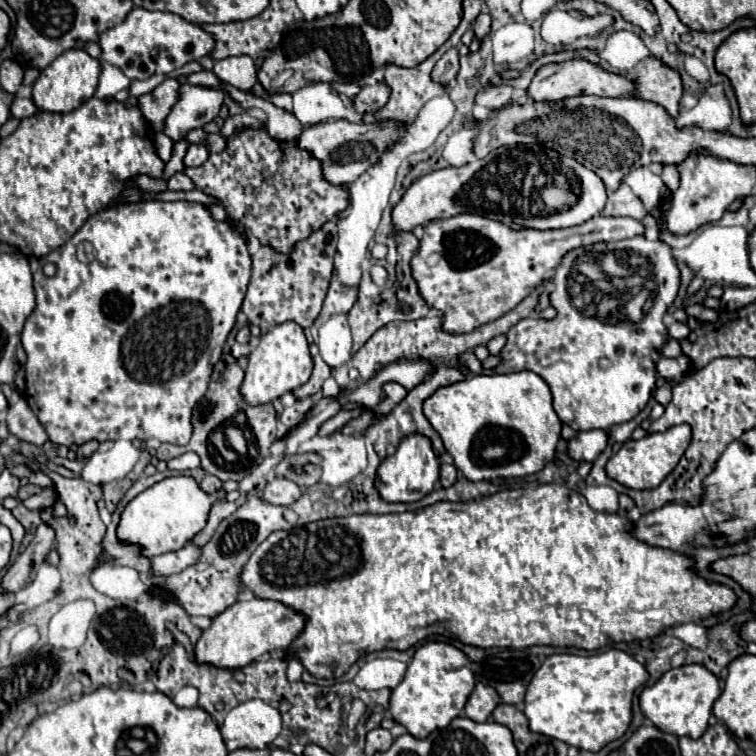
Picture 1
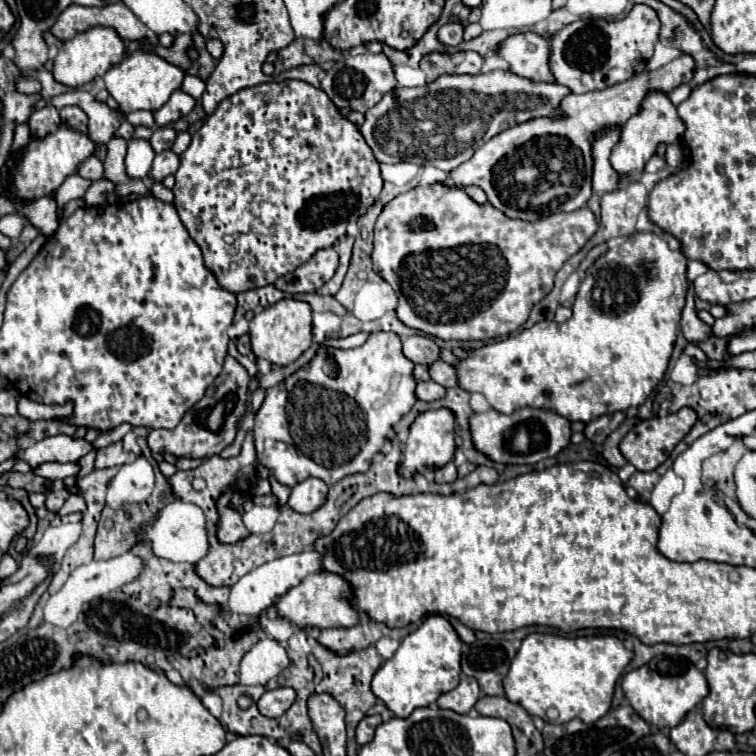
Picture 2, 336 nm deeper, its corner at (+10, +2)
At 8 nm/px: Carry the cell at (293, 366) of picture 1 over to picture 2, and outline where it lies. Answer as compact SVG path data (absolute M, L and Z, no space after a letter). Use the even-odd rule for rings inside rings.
M281 299L269 307L265 307L261 313L257 313L249 321L249 335L251 335L251 347L257 359L267 359L275 365L289 365L293 363L303 351L311 347L313 333L311 333L311 305L299 299Z

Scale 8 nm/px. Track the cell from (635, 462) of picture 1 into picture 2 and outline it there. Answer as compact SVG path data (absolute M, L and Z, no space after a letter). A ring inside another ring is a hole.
M683 407L677 413L671 413L667 417L645 419L625 435L619 449L625 455L625 459L629 463L633 463L639 471L653 471L671 455L675 445L689 433L689 429L695 425L695 421L697 421L697 413L691 407Z

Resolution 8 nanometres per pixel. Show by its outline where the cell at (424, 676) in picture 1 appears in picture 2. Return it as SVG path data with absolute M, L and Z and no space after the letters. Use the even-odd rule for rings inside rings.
M429 615L423 625L409 633L395 655L387 659L373 675L373 693L395 713L395 717L409 717L417 707L429 707L443 693L451 691L459 683L461 639L453 625L443 615Z

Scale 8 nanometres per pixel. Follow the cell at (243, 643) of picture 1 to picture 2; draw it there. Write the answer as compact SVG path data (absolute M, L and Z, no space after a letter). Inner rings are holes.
M321 571L317 575L305 577L297 587L289 589L281 599L277 599L279 615L289 619L297 627L353 627L359 623L359 611L351 603L349 583L341 579L341 575L333 575L331 571Z

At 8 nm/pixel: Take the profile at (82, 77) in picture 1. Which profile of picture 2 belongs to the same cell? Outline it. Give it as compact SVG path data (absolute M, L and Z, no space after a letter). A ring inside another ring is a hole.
M93 27L89 31L77 33L69 41L63 41L63 45L59 47L59 53L53 61L55 63L53 65L53 75L63 85L79 87L79 85L85 85L85 83L93 81L95 77L105 75L105 71L109 71L111 67L121 63L125 59L125 55L127 55L125 43L117 35L117 31L113 31L113 27Z

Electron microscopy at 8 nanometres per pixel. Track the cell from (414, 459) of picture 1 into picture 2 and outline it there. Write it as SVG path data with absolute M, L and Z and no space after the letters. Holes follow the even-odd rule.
M437 409L437 411L425 411L421 413L409 431L409 439L405 443L405 455L403 455L403 463L401 463L401 475L411 477L413 473L423 473L425 469L439 469L443 465L447 465L453 459L453 453L457 449L455 445L455 419L453 419L453 411L449 409Z

